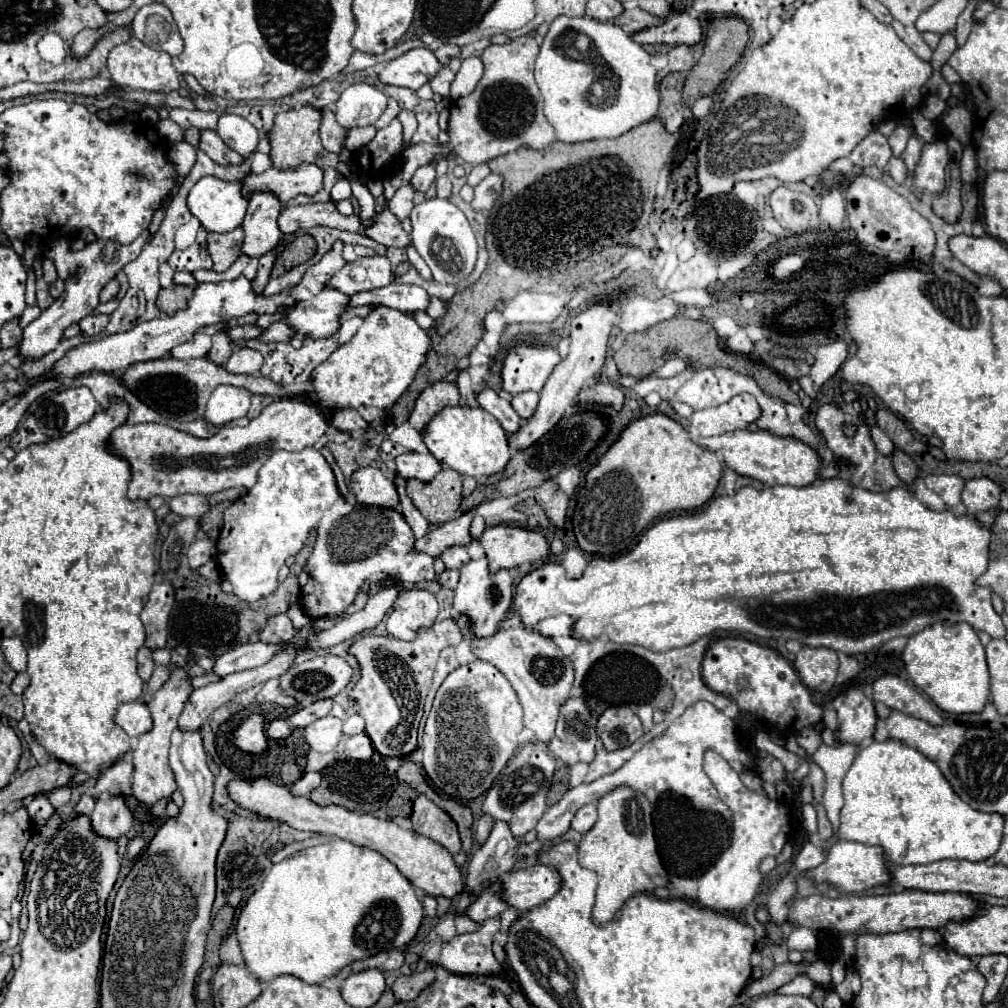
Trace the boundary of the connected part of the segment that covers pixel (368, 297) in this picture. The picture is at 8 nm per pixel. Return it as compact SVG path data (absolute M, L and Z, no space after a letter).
M390 282L384 288L376 288L370 292L358 292L350 298L352 306L364 306L364 304L382 304L400 312L416 312L422 310L426 312L430 304L430 296L424 288L420 286L408 286L408 284L398 284Z

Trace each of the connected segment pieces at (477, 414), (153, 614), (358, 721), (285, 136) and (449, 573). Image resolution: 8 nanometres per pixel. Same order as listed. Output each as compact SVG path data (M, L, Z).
M462 406L444 408L424 428L422 438L428 450L432 452L432 456L442 466L452 468L462 476L478 478L478 476L490 476L496 472L504 472L512 456L504 428L492 414L488 414L482 408L462 408Z
M168 580L156 582L142 610L142 622L146 626L146 646L164 648L168 634L168 618L174 604L174 586Z
M352 714L344 722L344 734L358 734L364 730L364 718L358 714Z
M310 104L298 106L298 108L290 108L286 112L276 114L274 128L268 134L270 136L270 146L272 146L272 152L270 152L272 164L276 168L286 170L286 168L296 168L302 162L314 162L320 168L336 168L348 180L356 180L358 178L358 172L350 164L342 162L338 154L332 154L332 152L324 150L324 146L320 144L320 134L318 134L320 118L322 118L322 110L318 110L318 108L310 106Z
M444 570L442 576L438 578L438 582L440 582L444 588L454 588L454 586L458 584L458 576L460 576L458 570Z

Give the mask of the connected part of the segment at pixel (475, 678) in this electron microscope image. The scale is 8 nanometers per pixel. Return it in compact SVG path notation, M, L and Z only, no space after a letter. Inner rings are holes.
M474 660L448 674L436 692L422 734L422 766L434 786L450 798L474 800L492 786L514 756L522 728L522 706L510 682L496 666Z

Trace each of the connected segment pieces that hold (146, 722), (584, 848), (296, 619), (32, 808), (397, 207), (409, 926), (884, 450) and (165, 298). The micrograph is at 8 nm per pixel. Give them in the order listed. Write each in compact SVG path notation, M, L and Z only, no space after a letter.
M128 702L122 704L116 712L116 724L124 728L124 732L132 738L146 734L148 730L152 730L152 716L146 704L142 702Z
M620 786L620 788L604 794L598 800L598 822L580 840L578 862L580 862L580 866L594 870L598 876L596 904L592 908L592 922L596 922L596 924L610 922L618 914L618 910L624 906L624 902L628 898L632 898L634 894L640 894L640 892L652 894L656 888L668 886L668 876L666 876L666 870L658 856L658 846L656 846L654 826L652 826L652 806L648 800L638 800L638 798L642 798L642 794L628 786Z
M294 604L286 614L288 614L288 618L292 618L294 628L302 628L302 626L306 626L308 620L310 620L310 618L304 614L304 610L302 610L300 604Z
M38 794L26 808L28 808L30 818L32 818L38 826L46 824L48 818L54 814L54 808L52 808L52 804L48 802L48 798L46 798L44 794Z
M404 184L404 186L400 186L400 188L396 190L396 194L392 196L388 208L390 208L390 212L392 212L398 220L404 220L404 218L408 218L408 214L412 212L412 208L414 208L418 202L422 202L422 200L424 200L424 196L422 196L420 192L412 190L410 184Z
M336 838L274 864L260 890L256 890L240 910L236 936L244 956L244 968L256 980L268 982L282 974L294 974L308 984L322 984L356 960L406 946L418 932L422 916L422 902L414 886L388 858L376 850Z
M878 426L872 428L872 440L874 440L874 444L876 444L876 450L878 450L882 456L892 456L892 452L896 450L896 446L892 444L892 440L890 440Z
M170 286L170 288L162 288L158 294L158 308L162 312L166 312L168 316L176 314L178 310L182 310L184 306L188 306L188 300L192 298L194 288L190 286Z

